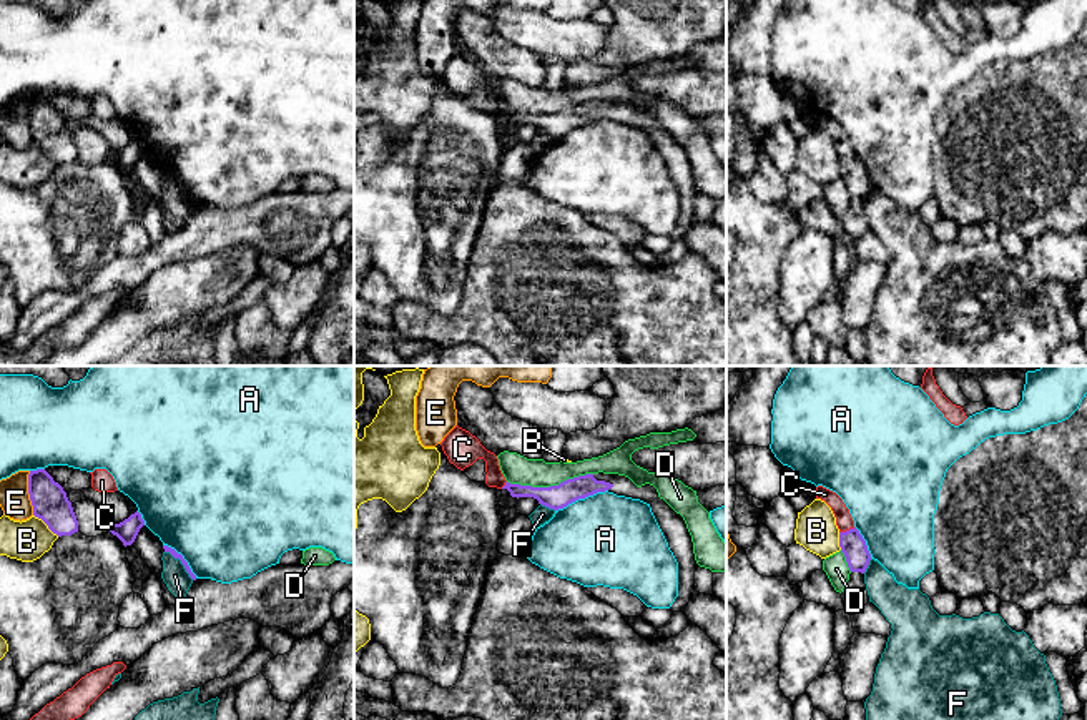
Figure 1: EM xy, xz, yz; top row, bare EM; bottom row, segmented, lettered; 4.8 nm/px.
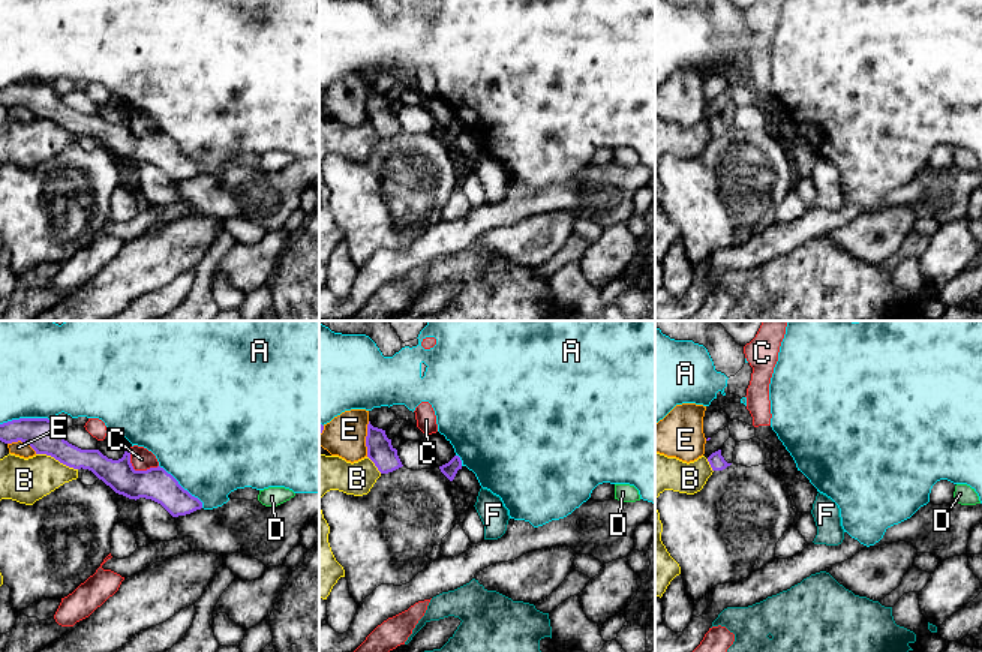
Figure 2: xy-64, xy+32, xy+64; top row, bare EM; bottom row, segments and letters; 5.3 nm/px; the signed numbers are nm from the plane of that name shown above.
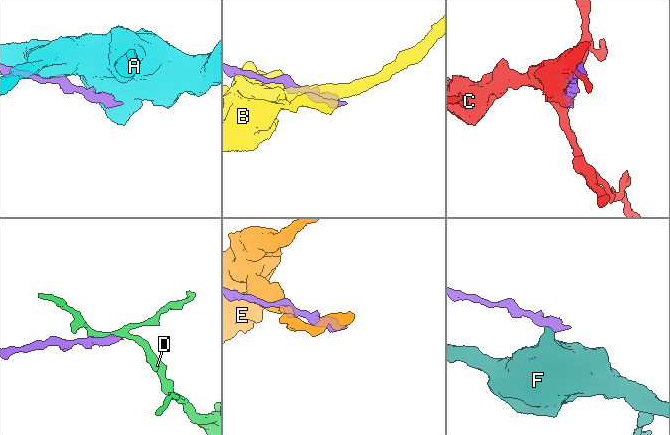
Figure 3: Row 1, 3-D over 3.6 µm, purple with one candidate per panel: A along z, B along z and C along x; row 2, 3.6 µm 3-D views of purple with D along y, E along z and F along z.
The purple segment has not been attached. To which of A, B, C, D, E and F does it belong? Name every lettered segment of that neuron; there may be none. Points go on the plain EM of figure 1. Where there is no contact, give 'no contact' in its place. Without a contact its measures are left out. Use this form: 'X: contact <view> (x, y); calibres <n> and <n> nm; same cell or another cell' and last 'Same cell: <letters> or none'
A: contact xz (580, 125); calibres 120 and 440 nm; another cell
B: contact xy (47, 152); calibres 170 and 200 nm; another cell
C: contact yz (846, 158); calibres 120 and 80 nm; another cell
D: contact xz (550, 113); calibres 120 and 140 nm; another cell
E: contact xy (29, 120); calibres 170 and 150 nm; another cell
F: contact xy (181, 190); calibres 40 and 120 nm; another cell
Same cell: none

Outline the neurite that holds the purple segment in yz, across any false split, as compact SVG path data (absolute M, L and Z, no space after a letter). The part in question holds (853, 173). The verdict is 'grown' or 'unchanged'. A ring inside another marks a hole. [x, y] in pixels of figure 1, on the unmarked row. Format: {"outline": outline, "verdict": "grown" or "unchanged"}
{"outline": "M856 155L839 160L839 175L846 185L849 198L864 201L869 193L871 181L868 178L866 168Z", "verdict": "unchanged"}

